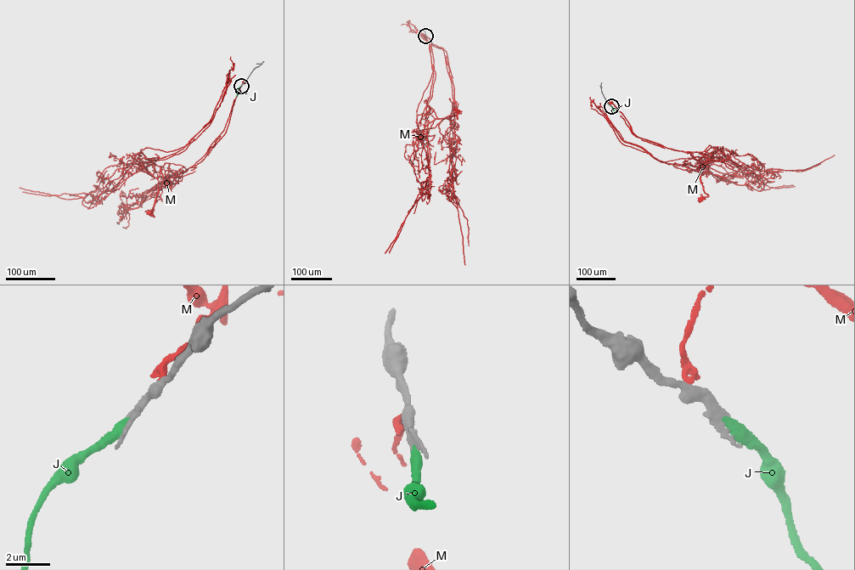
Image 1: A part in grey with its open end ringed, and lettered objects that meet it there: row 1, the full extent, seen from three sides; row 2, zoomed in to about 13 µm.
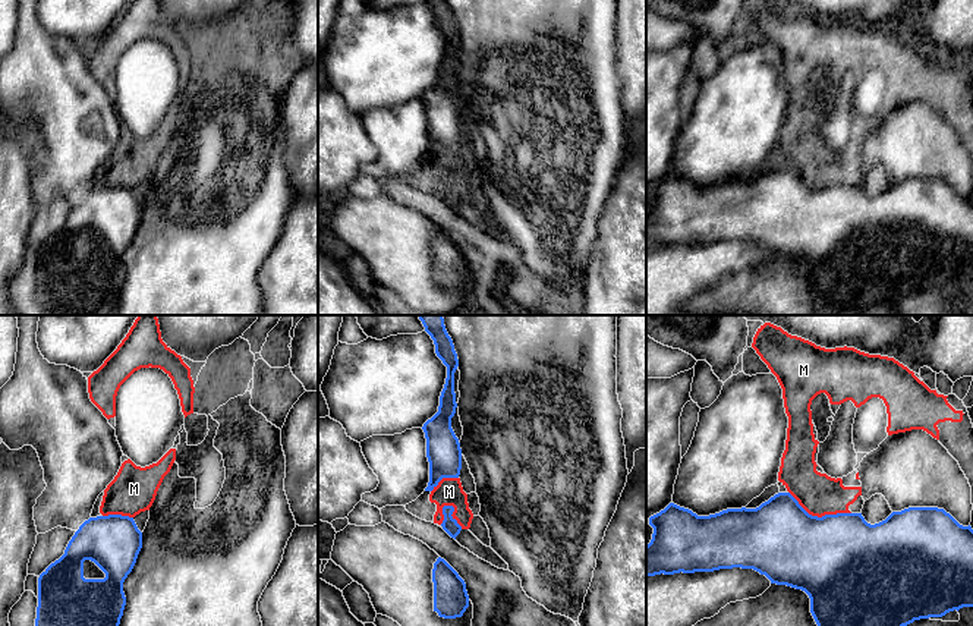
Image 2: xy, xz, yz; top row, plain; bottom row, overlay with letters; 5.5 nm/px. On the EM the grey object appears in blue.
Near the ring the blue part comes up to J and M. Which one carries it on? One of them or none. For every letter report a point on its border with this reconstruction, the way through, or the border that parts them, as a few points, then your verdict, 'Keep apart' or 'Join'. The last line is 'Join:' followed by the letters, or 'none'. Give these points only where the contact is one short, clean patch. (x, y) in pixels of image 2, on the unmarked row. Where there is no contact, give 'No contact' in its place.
J: No contact. Join
M: Touches blue at yz (819, 189). Boundary: yz (789, 163), (812, 186), (850, 185). Keep apart
Join: J

